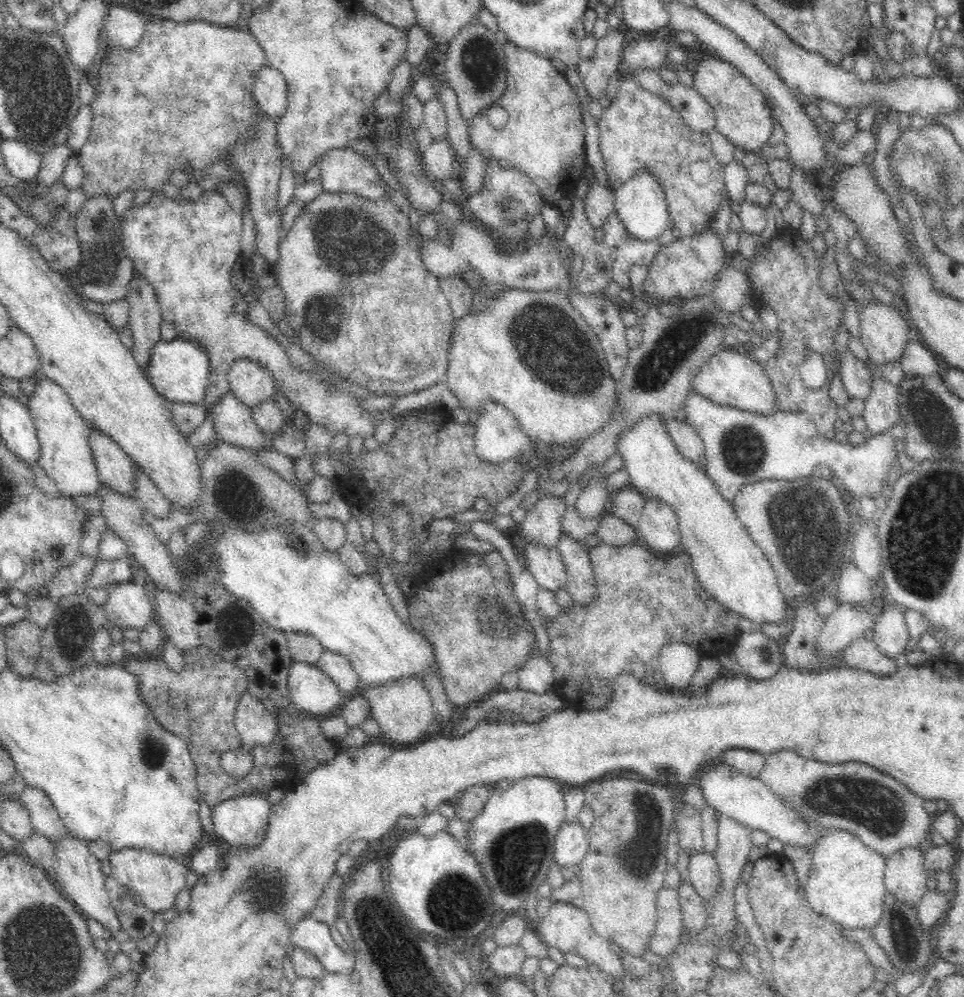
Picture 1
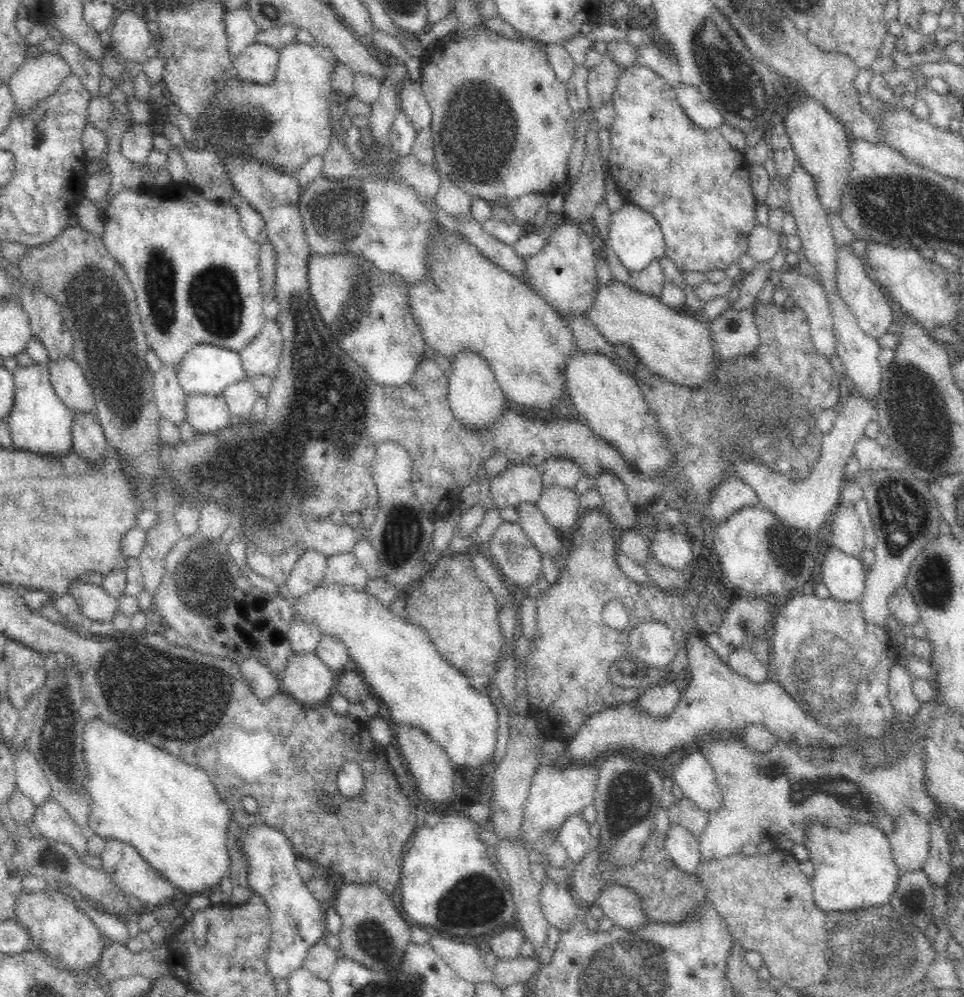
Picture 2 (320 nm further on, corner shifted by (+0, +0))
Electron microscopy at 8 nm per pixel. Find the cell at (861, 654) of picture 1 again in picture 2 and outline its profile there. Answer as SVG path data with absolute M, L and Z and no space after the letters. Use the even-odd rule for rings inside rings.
M899 662L891 668L889 697L898 716L913 717L923 705L912 691L913 681L912 676Z

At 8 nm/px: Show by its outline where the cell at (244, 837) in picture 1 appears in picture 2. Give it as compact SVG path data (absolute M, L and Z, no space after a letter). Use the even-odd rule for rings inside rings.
M257 826L244 838L247 868L251 887L264 901L269 912L271 939L266 960L268 975L274 981L287 979L298 970L306 958L308 951L326 933L325 905L316 901L306 883L294 867L298 858L291 843L280 829L272 826Z

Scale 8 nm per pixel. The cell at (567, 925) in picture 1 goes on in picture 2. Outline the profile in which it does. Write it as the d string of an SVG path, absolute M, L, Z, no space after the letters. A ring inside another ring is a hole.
M547 875L540 883L539 904L548 925L564 931L573 924L584 911L573 900L569 883L557 882Z

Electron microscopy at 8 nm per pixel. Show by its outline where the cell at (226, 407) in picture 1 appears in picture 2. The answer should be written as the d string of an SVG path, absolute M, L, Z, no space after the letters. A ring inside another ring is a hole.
M186 394L185 422L198 434L224 429L232 418L222 395Z

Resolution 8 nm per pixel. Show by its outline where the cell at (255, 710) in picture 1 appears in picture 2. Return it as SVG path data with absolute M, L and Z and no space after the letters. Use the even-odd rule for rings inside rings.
M242 658L239 664L244 680L254 689L262 699L268 699L274 694L280 692L279 680L273 675L273 672L264 666L260 660L254 658Z

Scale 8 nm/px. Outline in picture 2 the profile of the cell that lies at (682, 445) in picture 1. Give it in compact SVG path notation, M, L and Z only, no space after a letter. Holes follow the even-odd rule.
M726 479L714 492L708 507L708 516L719 523L729 519L740 509L762 507L756 491L741 479Z

